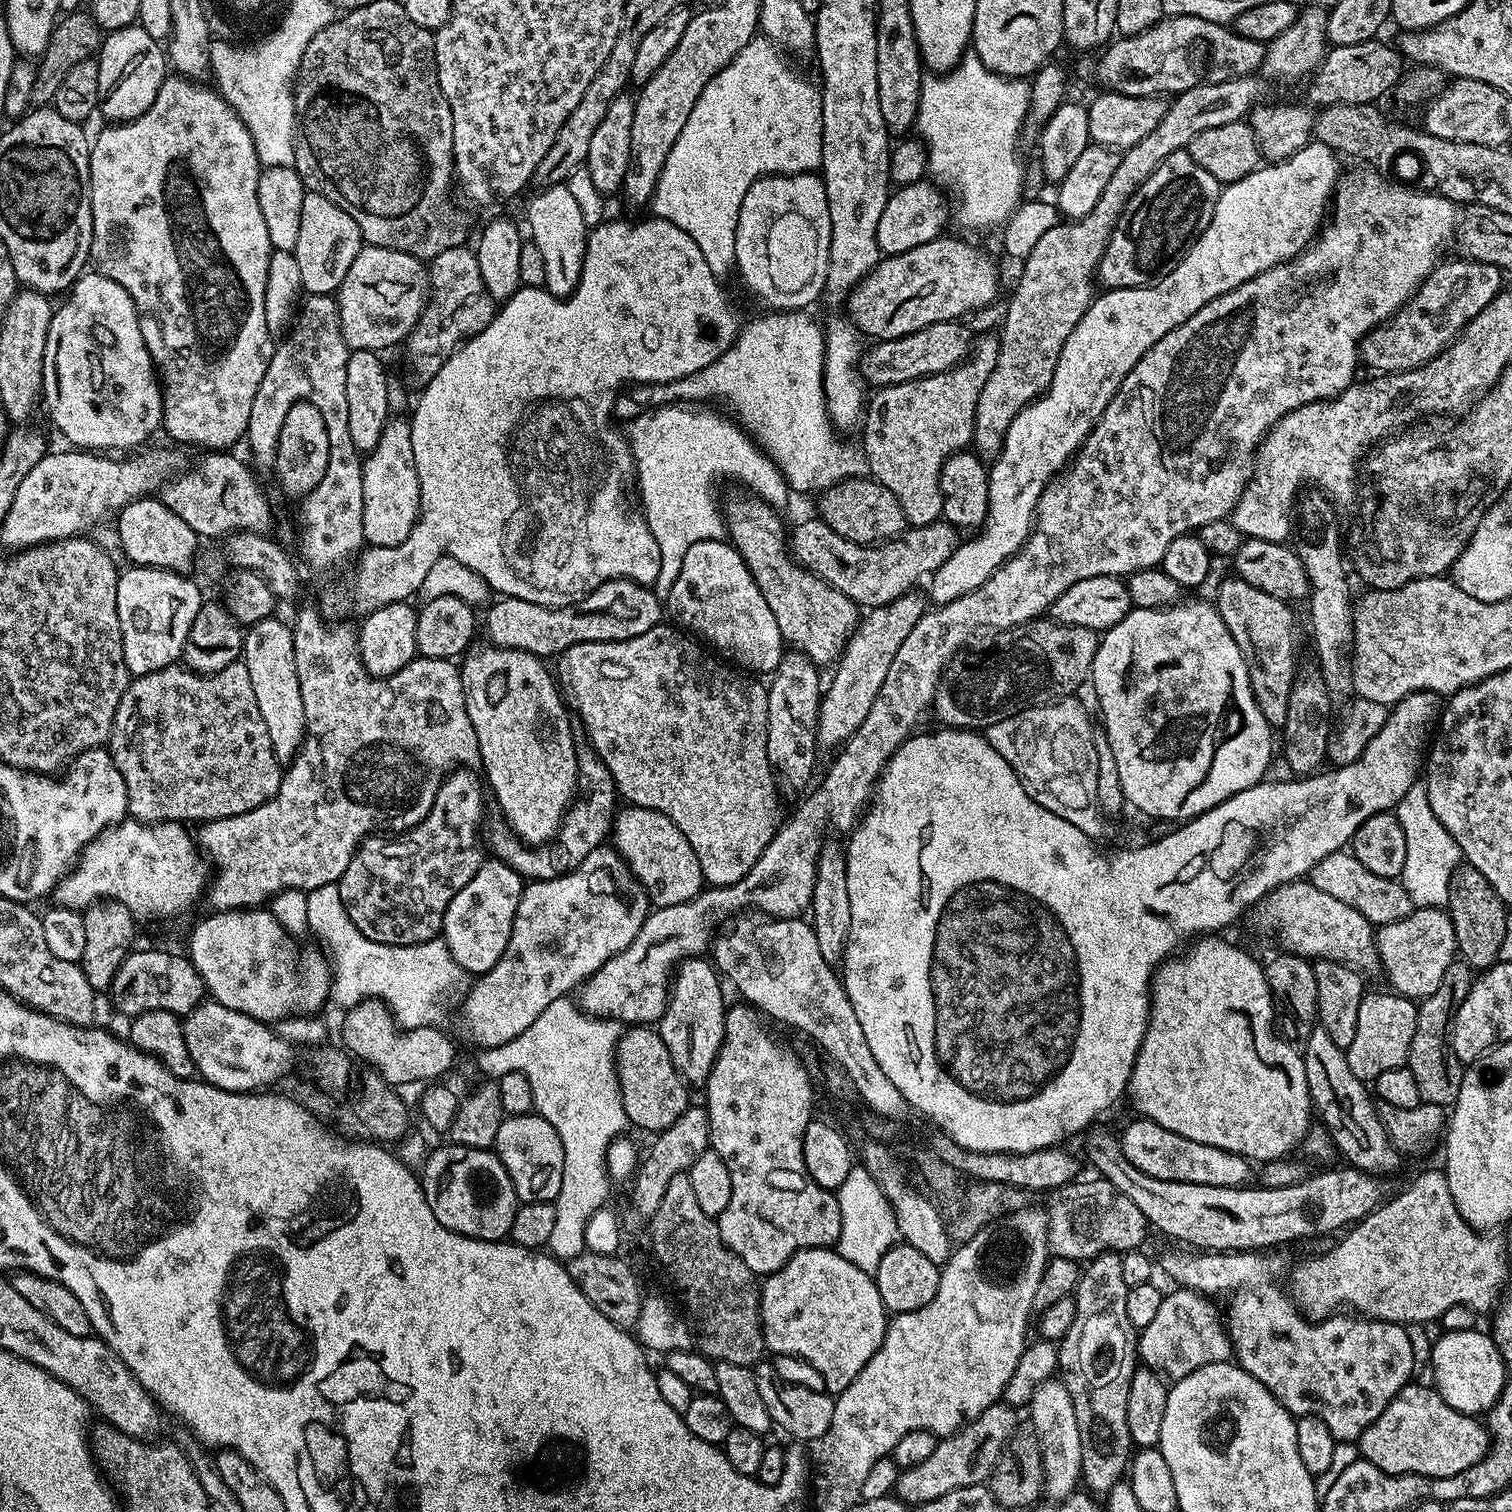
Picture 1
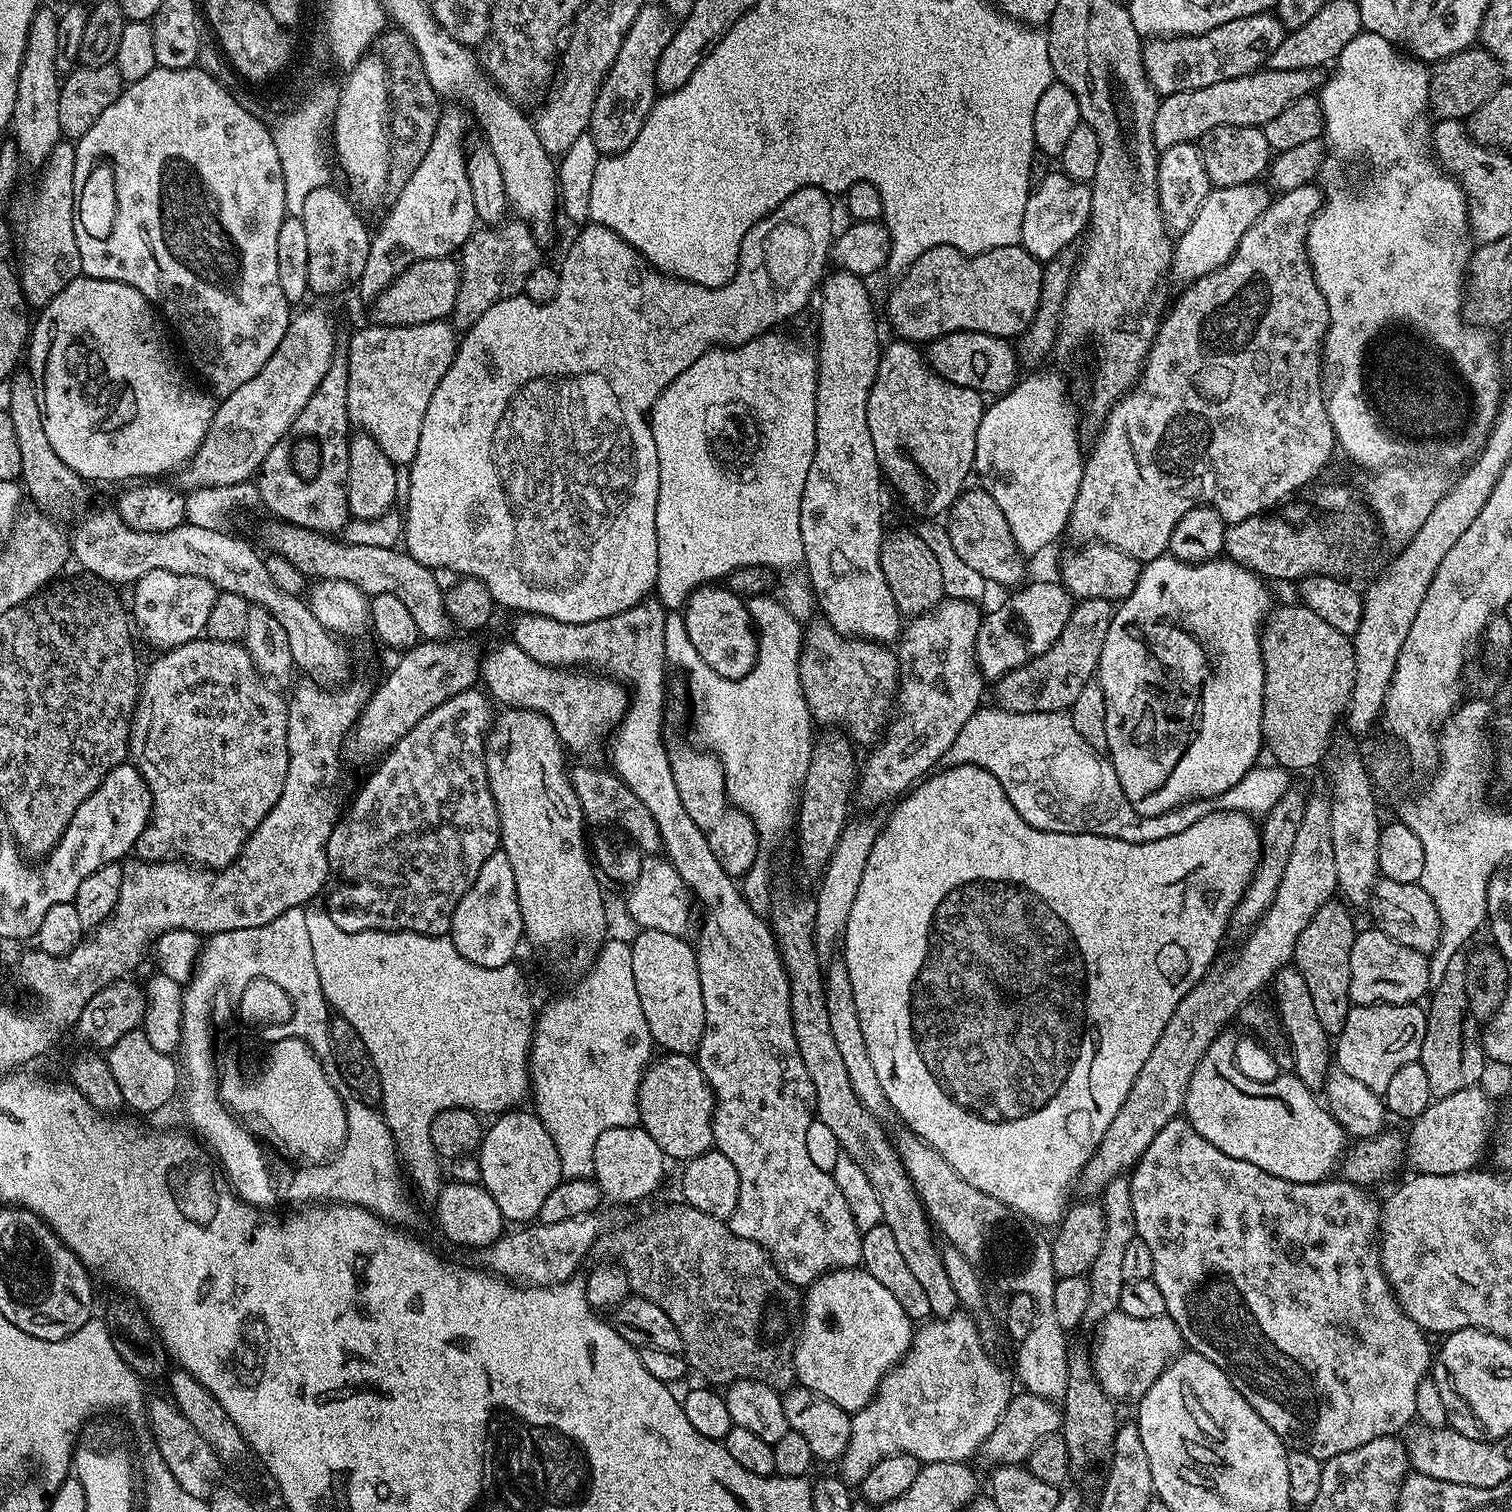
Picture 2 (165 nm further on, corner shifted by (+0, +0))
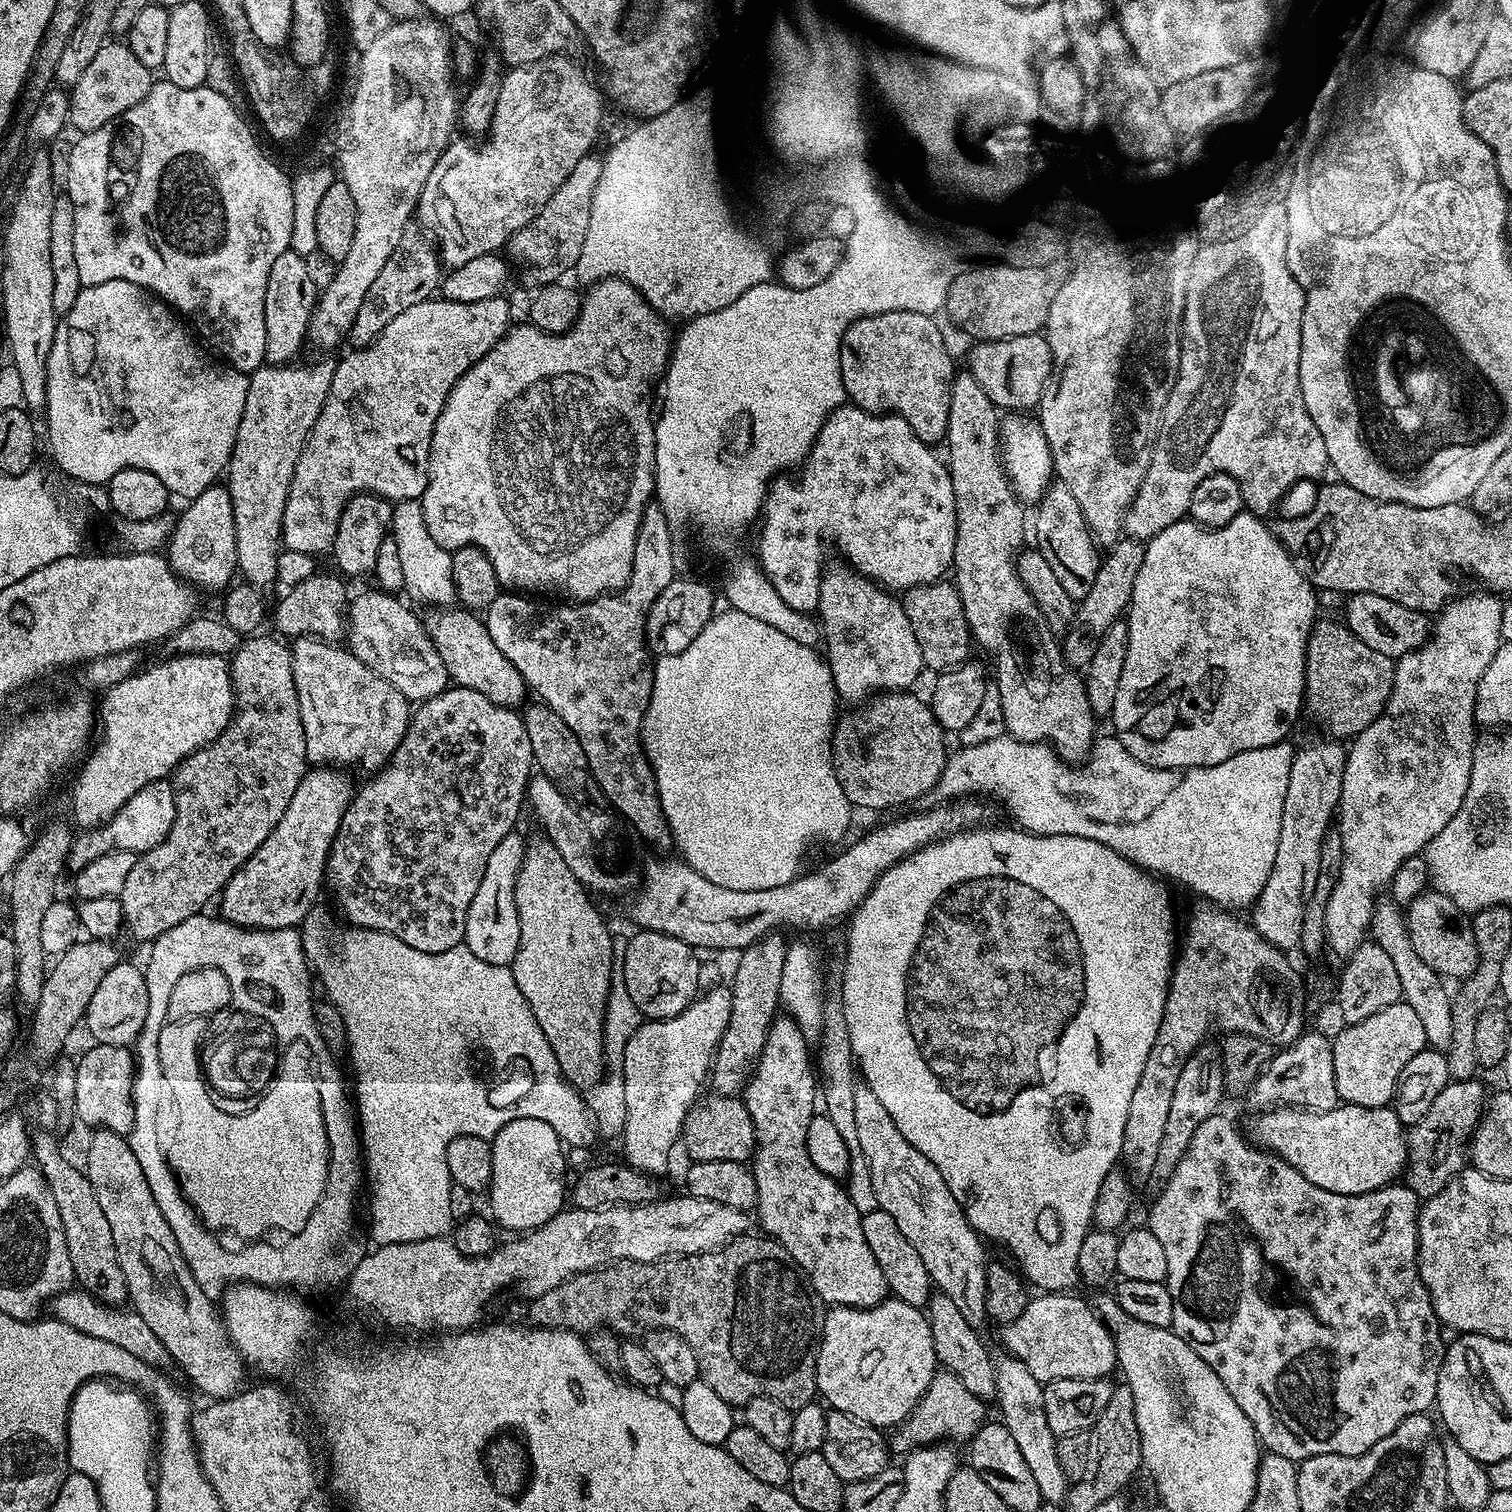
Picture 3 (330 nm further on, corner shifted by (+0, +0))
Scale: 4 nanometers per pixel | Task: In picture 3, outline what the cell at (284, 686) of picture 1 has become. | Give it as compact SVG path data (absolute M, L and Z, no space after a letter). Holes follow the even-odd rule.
M336 360L317 364L292 362L287 366L261 366L248 376L246 406L226 469L226 487L234 510L236 566L247 583L261 590L276 584L276 553L281 551L282 514L294 478L294 466L326 402Z

